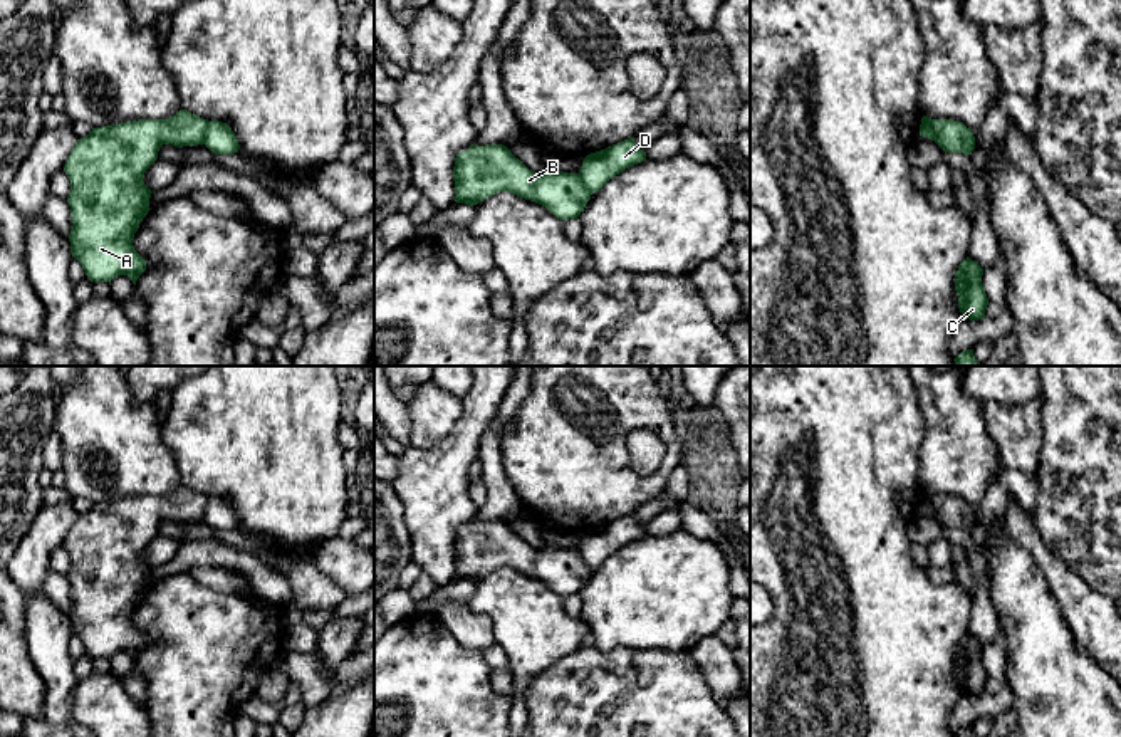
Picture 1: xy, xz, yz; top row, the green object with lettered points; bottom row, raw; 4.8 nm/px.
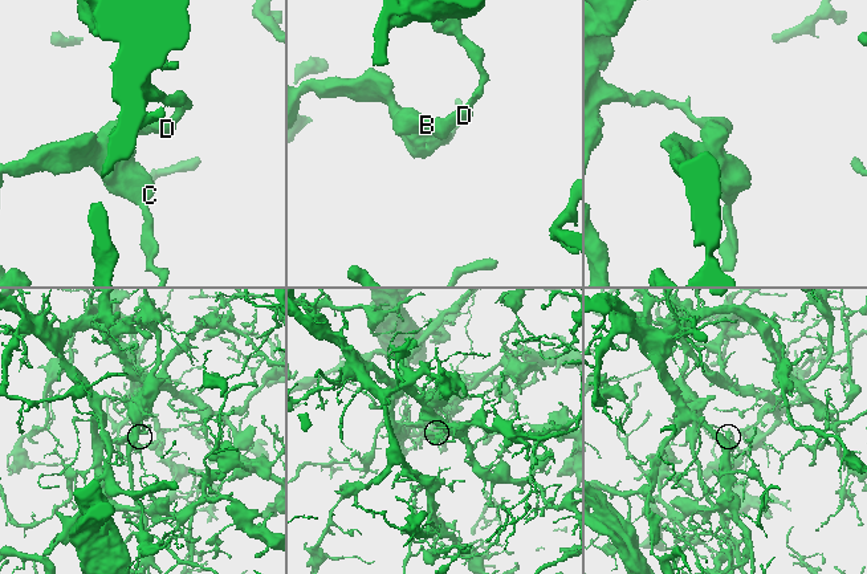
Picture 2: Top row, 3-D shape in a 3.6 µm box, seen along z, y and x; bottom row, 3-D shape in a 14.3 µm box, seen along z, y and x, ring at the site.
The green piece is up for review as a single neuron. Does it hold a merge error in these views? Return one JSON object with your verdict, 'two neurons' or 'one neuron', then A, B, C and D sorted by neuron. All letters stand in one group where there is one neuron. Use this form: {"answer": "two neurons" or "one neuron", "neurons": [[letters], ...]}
{"answer": "two neurons", "neurons": [["A", "B", "C"], ["D"]]}

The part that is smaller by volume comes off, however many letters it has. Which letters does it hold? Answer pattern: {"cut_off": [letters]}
{"cut_off": ["D"]}

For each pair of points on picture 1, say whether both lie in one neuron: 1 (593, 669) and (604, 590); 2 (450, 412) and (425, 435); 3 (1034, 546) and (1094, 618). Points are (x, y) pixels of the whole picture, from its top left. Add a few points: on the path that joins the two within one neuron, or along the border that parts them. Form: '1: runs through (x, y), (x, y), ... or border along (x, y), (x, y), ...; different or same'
1: border along (593, 645), (599, 650), (636, 648); different
2: runs through (443, 417), (432, 428); same
3: runs through (1048, 564), (1076, 600); same

